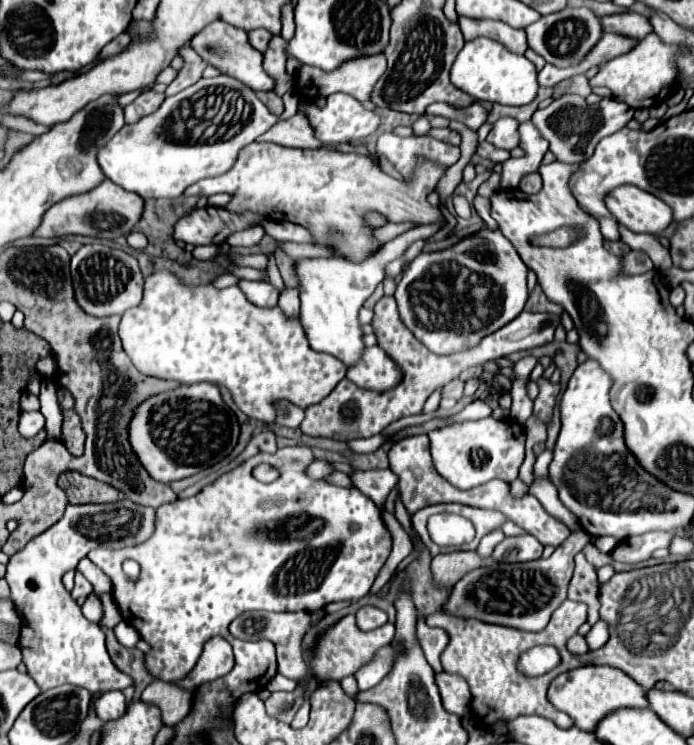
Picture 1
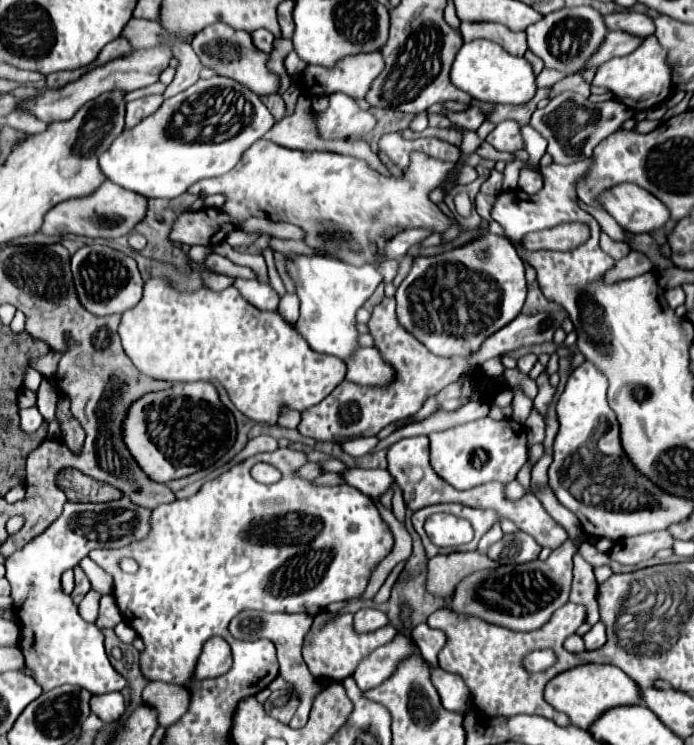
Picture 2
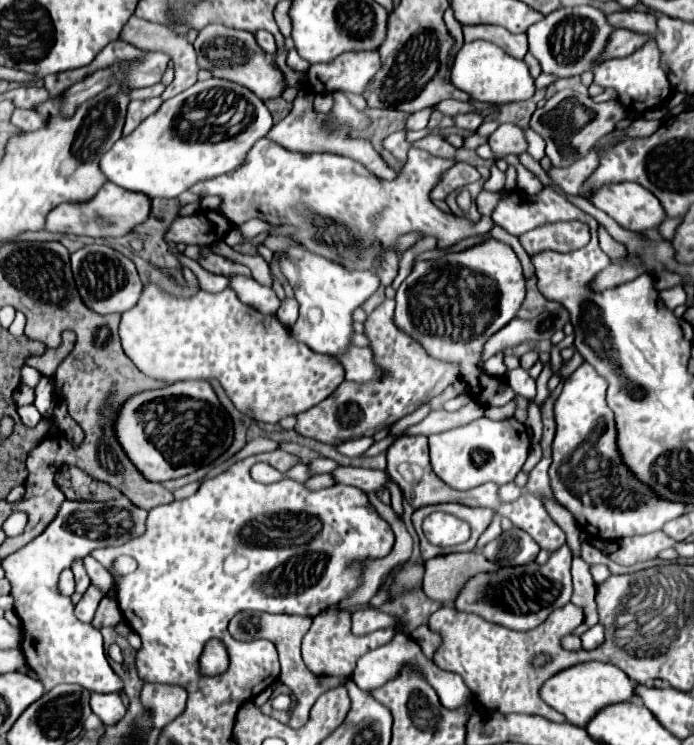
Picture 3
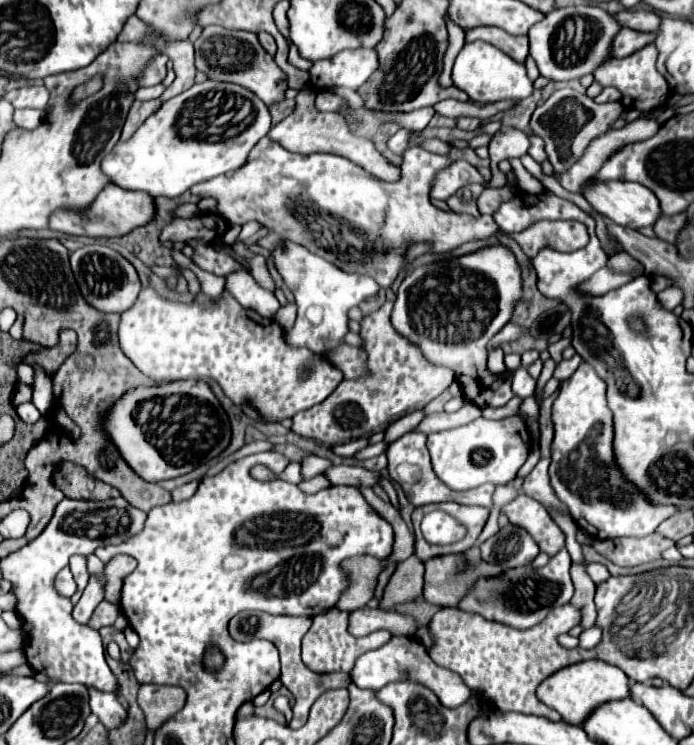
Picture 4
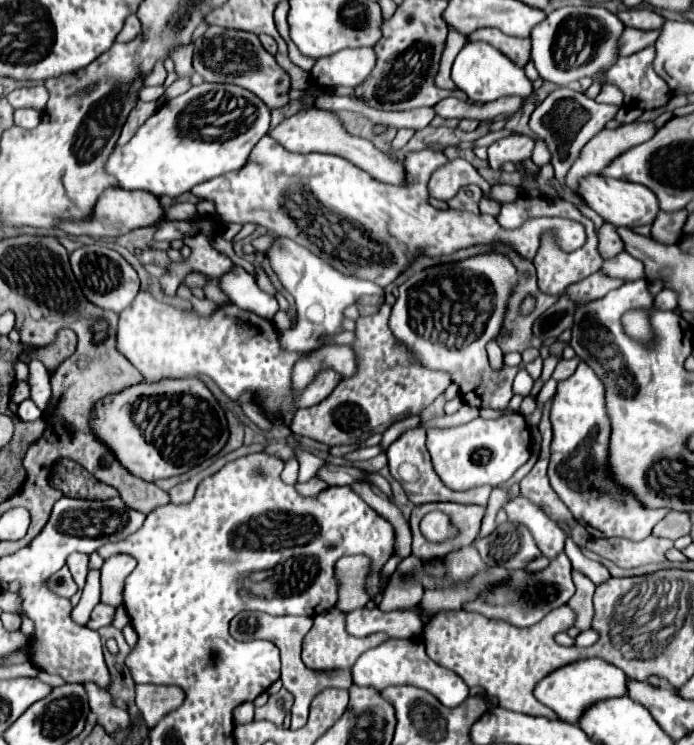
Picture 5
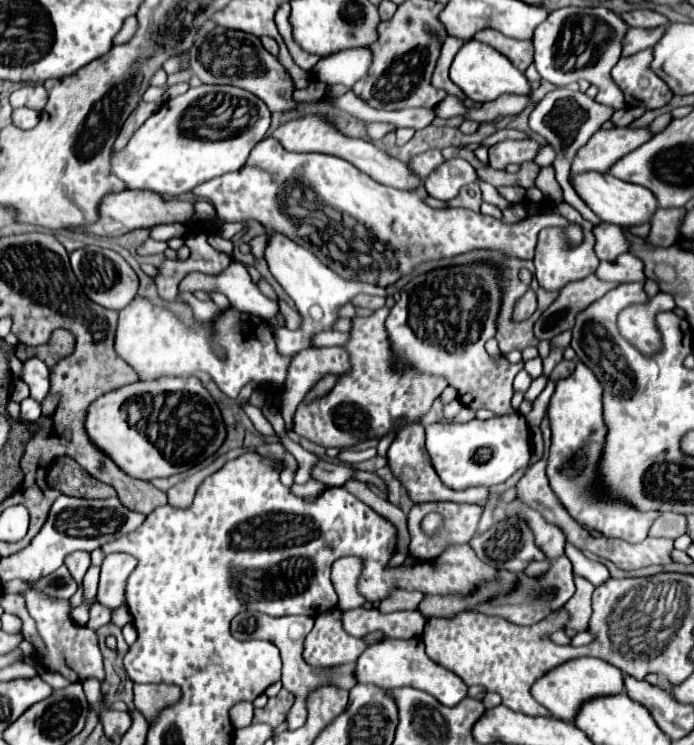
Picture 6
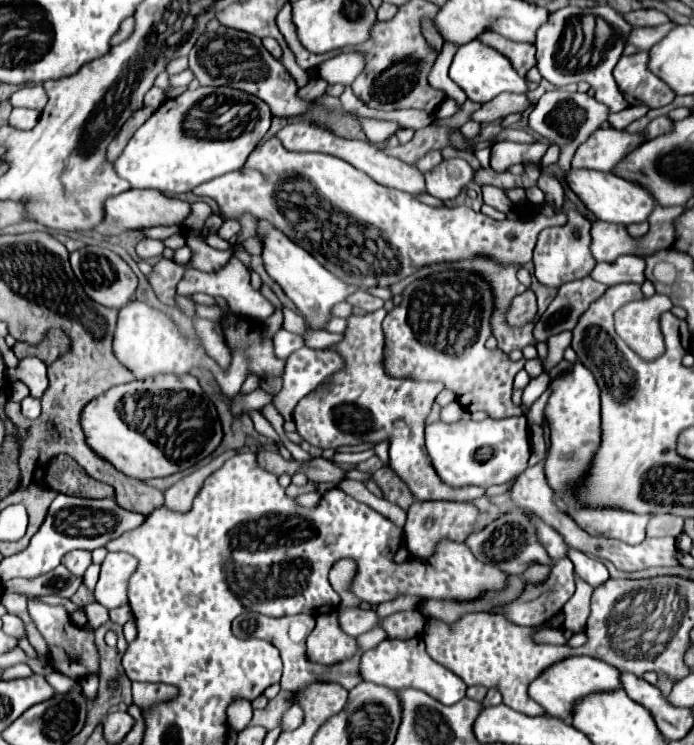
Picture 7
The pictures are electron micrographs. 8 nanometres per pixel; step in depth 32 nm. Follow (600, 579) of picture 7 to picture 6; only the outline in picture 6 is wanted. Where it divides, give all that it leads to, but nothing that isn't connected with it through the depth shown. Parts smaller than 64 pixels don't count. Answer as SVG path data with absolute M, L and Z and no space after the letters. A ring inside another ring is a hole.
M566 542L566 556L570 558L574 572L584 576L586 580L590 580L594 586L600 586L610 578L610 573L604 564L594 562L590 558L586 558L574 544Z

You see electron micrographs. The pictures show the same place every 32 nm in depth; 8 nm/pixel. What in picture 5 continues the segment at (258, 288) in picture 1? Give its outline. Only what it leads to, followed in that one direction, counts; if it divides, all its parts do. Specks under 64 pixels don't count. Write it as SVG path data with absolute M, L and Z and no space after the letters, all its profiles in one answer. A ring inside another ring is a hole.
M234 266L228 274L224 274L220 278L220 286L224 294L228 294L228 298L234 304L238 304L242 310L256 312L258 316L268 320L272 320L274 314L278 312L276 298L260 290L254 276L240 266Z

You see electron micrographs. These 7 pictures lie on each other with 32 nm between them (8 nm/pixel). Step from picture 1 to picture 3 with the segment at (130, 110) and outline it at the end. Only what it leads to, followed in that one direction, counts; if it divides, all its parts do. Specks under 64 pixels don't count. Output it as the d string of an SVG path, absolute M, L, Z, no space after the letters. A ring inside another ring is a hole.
M146 98L146 100L132 100L128 104L128 114L126 114L126 126L124 126L124 134L130 134L144 118L148 118L150 114L154 114L162 104L162 98Z

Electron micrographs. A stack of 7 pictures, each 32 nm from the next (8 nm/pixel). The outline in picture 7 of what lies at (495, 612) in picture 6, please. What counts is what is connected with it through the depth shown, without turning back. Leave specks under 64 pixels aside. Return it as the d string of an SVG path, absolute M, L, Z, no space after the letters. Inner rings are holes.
M560 558L552 564L550 576L542 582L542 584L532 584L528 582L524 586L524 592L510 604L502 606L502 608L494 608L494 614L502 614L506 620L518 624L518 626L538 626L542 622L546 622L550 616L556 616L562 606L570 600L570 596L574 594L574 576L572 576L572 562L568 558Z

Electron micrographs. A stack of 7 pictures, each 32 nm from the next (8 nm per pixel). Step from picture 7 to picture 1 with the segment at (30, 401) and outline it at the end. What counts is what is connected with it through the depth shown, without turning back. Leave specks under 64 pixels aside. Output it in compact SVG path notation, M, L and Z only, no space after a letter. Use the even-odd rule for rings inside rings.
M22 412L20 414L20 434L24 438L34 438L44 428L44 416L40 412Z

